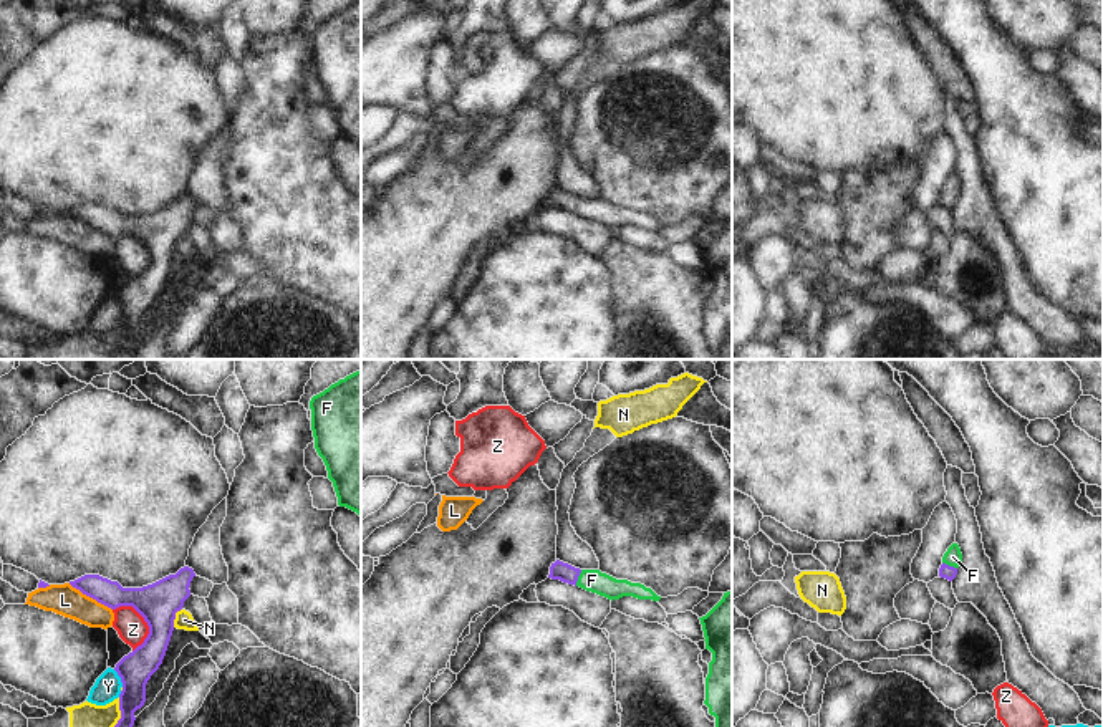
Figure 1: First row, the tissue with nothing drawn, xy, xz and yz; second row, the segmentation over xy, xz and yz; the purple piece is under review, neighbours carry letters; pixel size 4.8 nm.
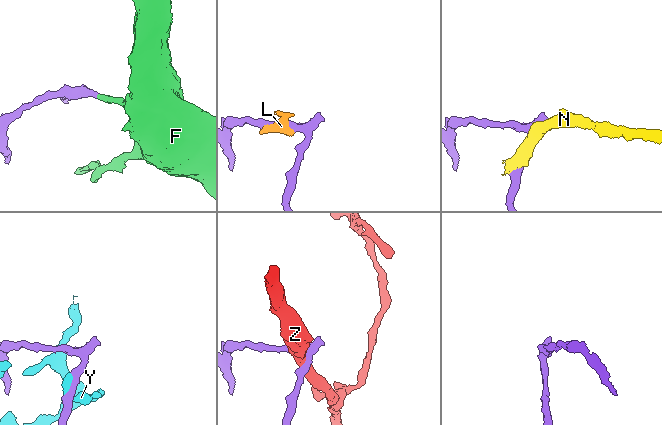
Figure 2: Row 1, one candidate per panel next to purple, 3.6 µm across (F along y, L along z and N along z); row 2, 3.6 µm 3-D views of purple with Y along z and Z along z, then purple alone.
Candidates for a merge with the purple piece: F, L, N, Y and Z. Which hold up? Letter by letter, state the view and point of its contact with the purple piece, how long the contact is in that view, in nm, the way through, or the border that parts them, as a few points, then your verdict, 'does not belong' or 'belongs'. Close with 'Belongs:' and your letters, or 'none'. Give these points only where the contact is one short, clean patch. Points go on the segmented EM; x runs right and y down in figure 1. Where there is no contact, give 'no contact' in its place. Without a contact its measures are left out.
F: contact xz (577, 578); length 90 nm; way xz (558, 570), (577, 578), (592, 580); belongs
L: contact xy (90, 597); length 260 nm; does not belong
N: contact xy (174, 618); length 100 nm; does not belong
Y: contact xy (120, 676); length 100 nm; border xy (113, 669), (123, 686); does not belong
Z: contact xy (146, 621); length 240 nm; border xy (120, 605), (130, 605), (148, 626), (148, 636), (133, 651); does not belong
Belongs: F

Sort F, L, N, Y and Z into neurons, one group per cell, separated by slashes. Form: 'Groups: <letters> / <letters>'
Groups: F / L / N / Y / Z

